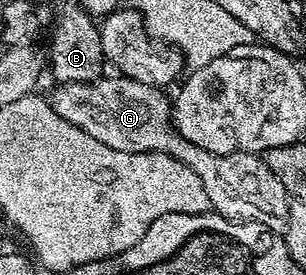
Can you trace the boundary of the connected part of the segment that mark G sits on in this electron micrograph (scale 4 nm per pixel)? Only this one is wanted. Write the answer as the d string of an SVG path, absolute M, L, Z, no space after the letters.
M105 75L91 85L66 83L55 88L50 100L60 117L98 139L98 143L127 153L165 153L186 163L202 179L212 209L227 221L257 221L273 231L283 230L288 222L289 195L282 183L278 183L274 171L266 167L263 156L246 152L215 153L190 143L176 130L172 122L172 101L161 86L123 75Z

